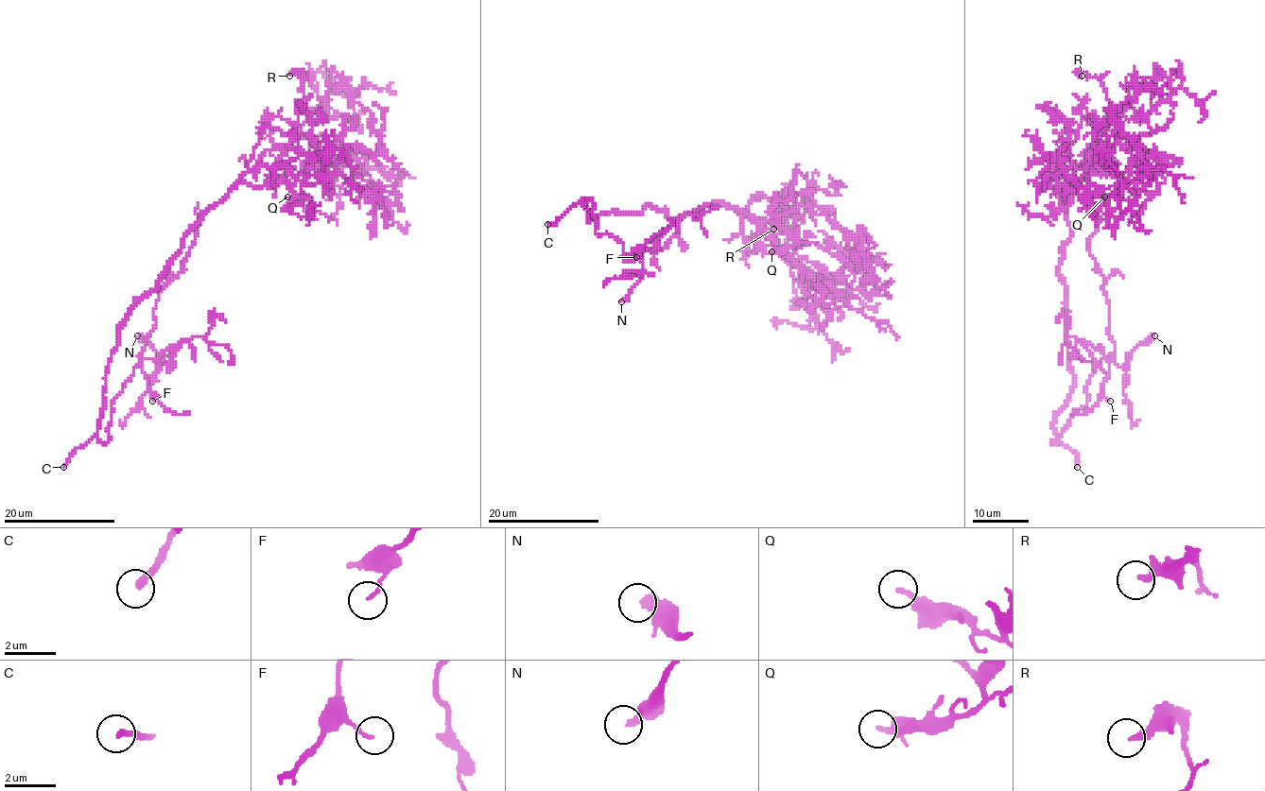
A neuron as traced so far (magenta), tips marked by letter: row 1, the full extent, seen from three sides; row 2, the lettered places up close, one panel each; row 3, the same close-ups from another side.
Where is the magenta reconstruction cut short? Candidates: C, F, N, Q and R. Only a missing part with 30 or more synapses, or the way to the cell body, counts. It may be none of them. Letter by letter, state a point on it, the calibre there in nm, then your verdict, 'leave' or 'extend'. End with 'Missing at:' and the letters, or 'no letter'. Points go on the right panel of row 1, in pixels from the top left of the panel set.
C: place (1077, 467); calibre 260 nm; extend
F: place (1110, 401); calibre 120 nm; leave
N: place (1154, 335); calibre 360 nm; leave
Q: place (1104, 197); calibre 200 nm; leave
R: place (1082, 76); calibre 260 nm; leave
Missing at: C

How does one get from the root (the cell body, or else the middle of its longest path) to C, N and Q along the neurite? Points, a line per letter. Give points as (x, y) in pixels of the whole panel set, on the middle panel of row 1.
C: (612, 213), (595, 215), (591, 221), (586, 205), (580, 201), (554, 224), (547, 224)
N: (612, 213), (591, 221), (582, 201), (593, 202), (596, 233), (612, 234), (627, 261), (644, 264), (621, 301)
Q: (612, 213), (650, 205), (680, 216), (725, 204), (756, 221), (775, 222), (794, 242), (771, 251)

